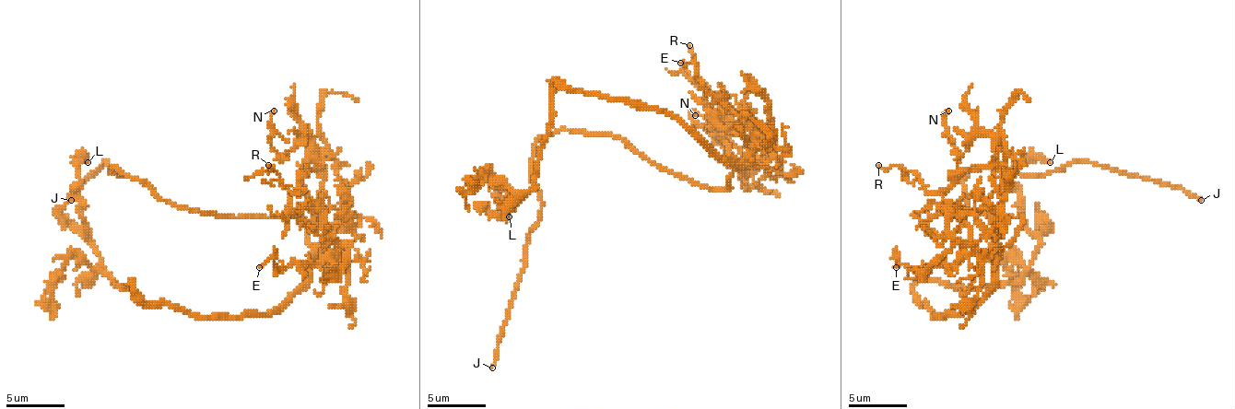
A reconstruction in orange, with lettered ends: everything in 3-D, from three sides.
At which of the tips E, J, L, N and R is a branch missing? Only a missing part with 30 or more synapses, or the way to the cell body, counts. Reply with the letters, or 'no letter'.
J

